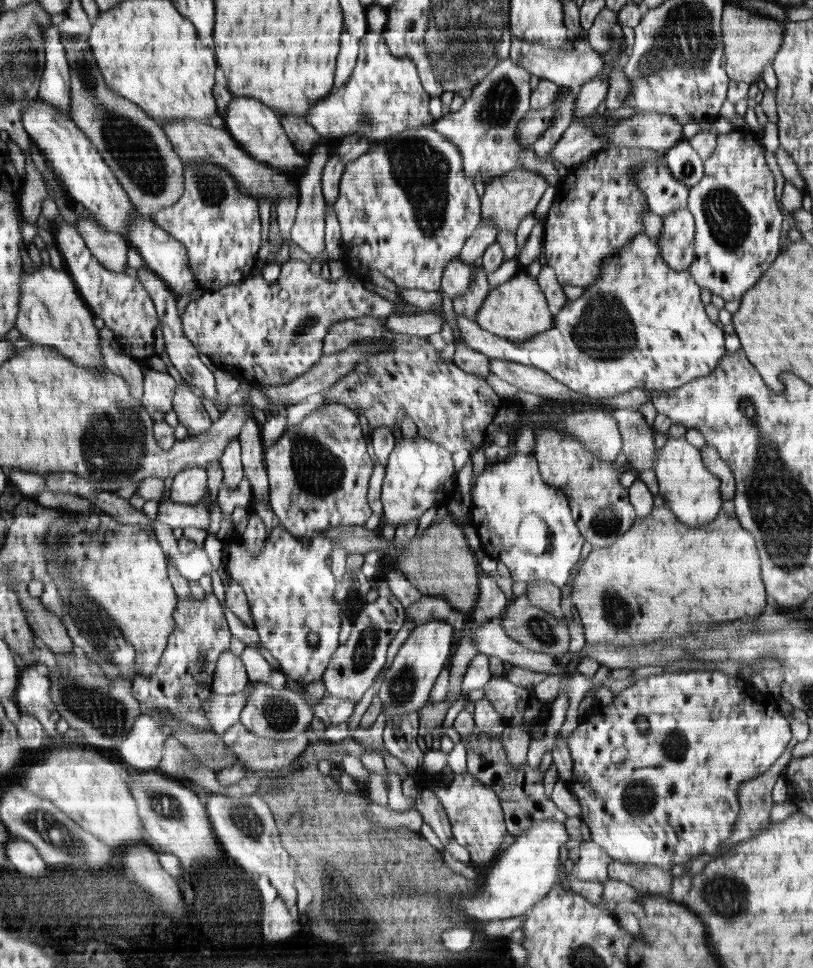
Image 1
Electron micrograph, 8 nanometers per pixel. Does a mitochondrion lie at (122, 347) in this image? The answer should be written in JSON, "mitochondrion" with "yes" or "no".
{"mitochondrion":"no"}

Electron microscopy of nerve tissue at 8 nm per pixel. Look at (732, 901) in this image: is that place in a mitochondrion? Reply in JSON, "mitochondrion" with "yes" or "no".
{"mitochondrion":"yes"}

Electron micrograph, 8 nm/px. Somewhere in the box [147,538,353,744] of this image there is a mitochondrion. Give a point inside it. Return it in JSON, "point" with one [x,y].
{"point":[279,713]}

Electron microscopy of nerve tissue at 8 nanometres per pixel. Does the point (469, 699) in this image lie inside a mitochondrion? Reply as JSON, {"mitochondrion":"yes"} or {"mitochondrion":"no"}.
{"mitochondrion":"no"}

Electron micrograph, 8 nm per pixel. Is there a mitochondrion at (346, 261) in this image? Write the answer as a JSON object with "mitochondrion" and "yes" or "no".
{"mitochondrion":"no"}

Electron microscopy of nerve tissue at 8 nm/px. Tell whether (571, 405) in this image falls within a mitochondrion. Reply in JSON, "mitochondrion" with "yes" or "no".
{"mitochondrion":"no"}

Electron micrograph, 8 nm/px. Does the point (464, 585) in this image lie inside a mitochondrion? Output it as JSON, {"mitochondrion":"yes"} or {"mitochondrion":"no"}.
{"mitochondrion":"no"}

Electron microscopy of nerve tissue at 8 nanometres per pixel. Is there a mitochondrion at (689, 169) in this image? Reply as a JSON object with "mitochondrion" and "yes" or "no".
{"mitochondrion":"yes"}

